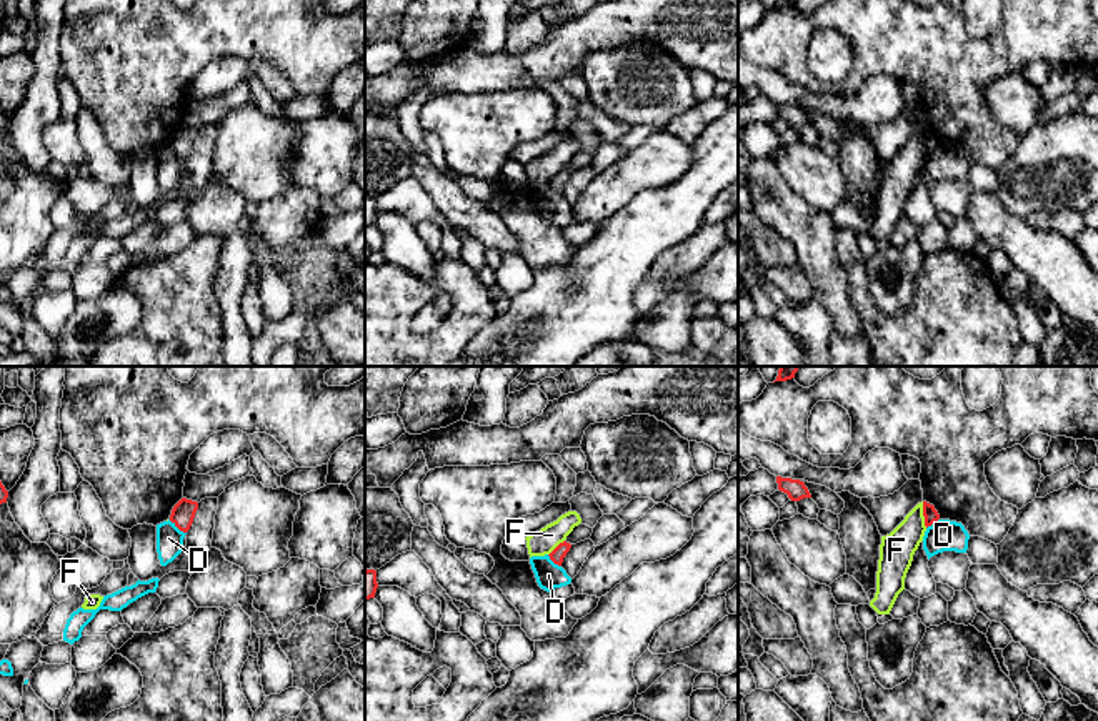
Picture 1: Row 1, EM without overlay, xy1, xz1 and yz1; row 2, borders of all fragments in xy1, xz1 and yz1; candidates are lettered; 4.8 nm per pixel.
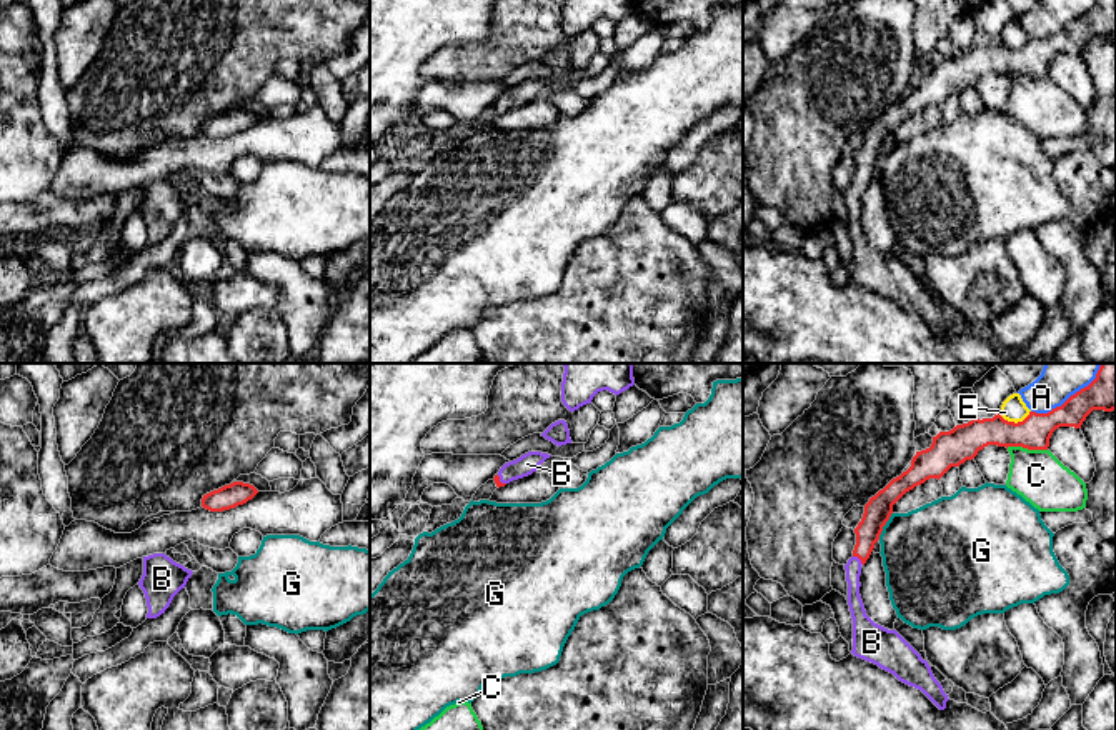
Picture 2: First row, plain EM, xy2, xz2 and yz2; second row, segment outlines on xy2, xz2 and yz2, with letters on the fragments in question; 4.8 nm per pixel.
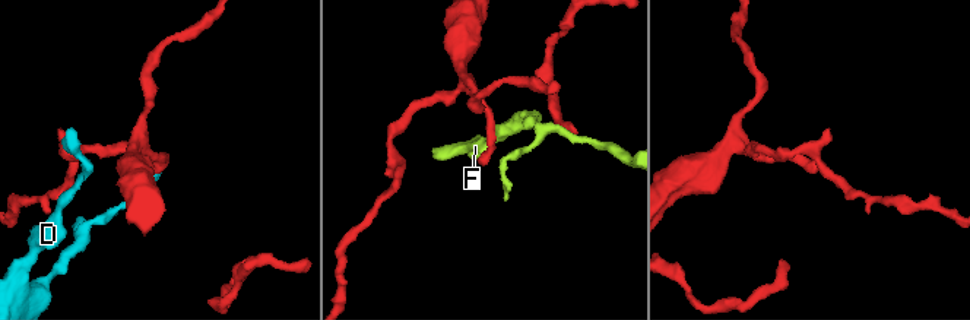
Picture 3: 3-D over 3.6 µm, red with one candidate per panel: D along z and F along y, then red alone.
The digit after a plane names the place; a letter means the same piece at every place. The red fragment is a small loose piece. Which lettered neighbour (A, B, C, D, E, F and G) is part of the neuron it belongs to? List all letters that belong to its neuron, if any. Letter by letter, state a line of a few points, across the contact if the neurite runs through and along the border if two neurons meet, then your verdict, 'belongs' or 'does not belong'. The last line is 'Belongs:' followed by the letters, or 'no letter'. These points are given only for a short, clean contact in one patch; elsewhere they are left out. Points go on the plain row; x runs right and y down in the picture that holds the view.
A: does not belong
B: line yz2 (878, 137), (858, 184), (853, 194); belongs
C: line yz2 (1006, 74), (1046, 77); does not belong
D: line xy1 (169, 147), (185, 160); does not belong
E: line yz2 (1030, 37), (1016, 49), (1008, 49), (998, 40); does not belong
F: line yz1 (922, 129), (922, 142), (927, 154); does not belong
G: line yz2 (891, 139), (878, 165); does not belong
Belongs: B

